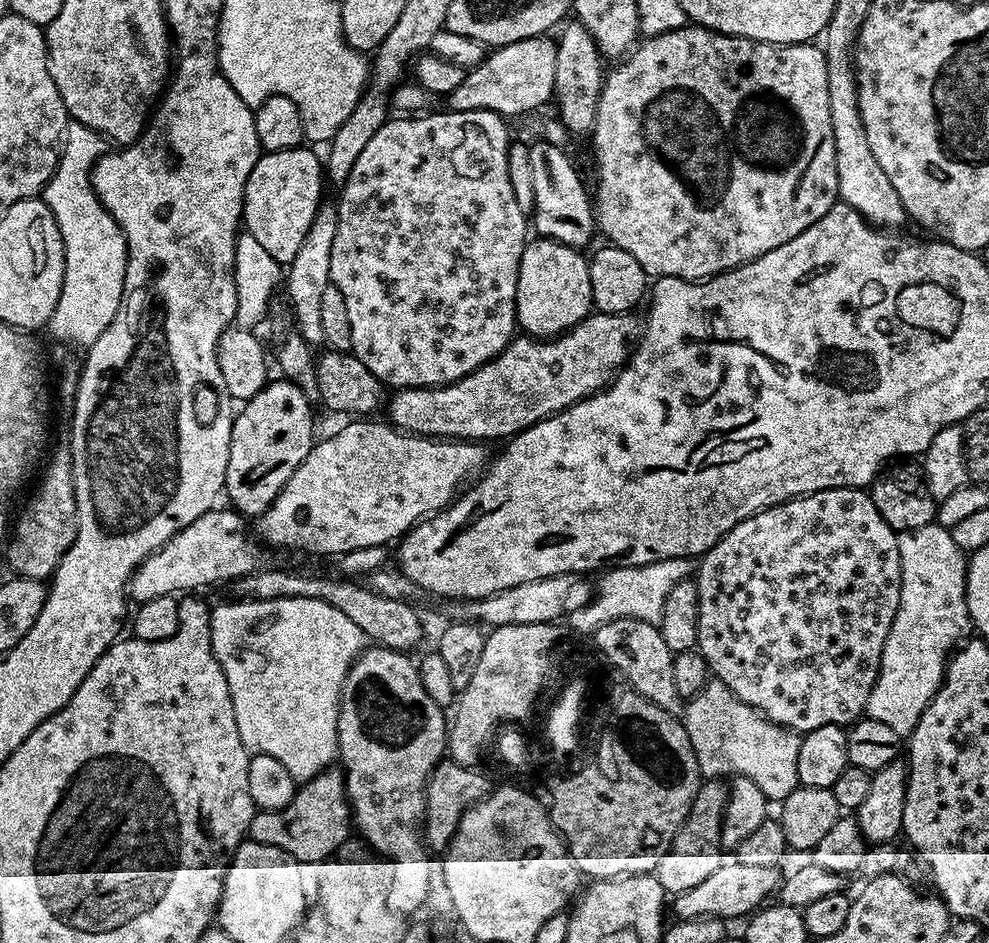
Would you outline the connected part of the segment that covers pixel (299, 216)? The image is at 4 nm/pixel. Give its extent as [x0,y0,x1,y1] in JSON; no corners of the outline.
[243,146,326,266]

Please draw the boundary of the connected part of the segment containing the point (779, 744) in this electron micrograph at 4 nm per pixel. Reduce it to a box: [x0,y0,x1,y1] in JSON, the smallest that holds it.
[682,679,801,802]

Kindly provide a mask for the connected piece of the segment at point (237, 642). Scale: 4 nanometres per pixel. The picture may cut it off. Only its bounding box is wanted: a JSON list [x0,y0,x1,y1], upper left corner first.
[211,598,365,782]

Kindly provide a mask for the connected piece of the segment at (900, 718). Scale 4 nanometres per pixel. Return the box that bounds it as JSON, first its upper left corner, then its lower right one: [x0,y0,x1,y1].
[864,522,969,738]

